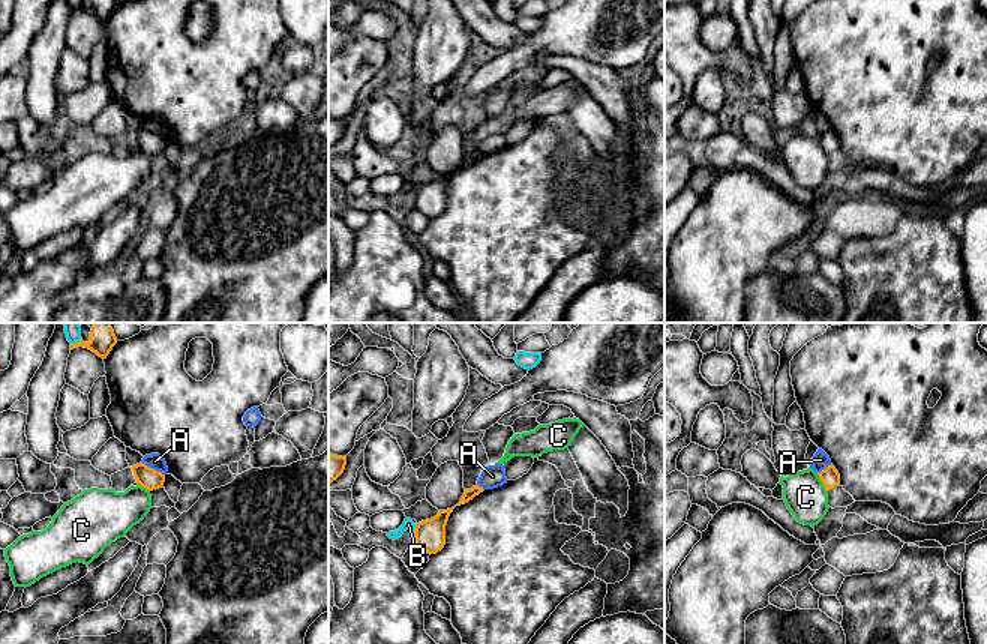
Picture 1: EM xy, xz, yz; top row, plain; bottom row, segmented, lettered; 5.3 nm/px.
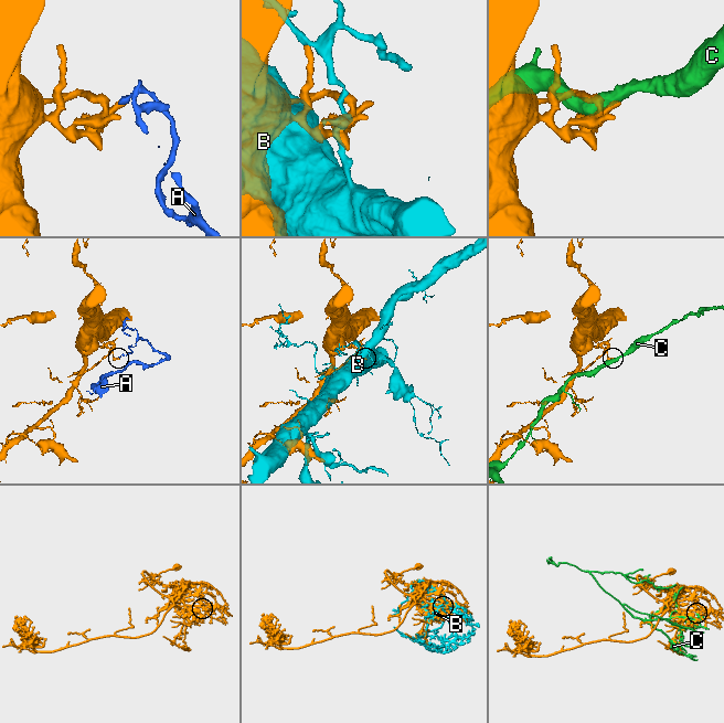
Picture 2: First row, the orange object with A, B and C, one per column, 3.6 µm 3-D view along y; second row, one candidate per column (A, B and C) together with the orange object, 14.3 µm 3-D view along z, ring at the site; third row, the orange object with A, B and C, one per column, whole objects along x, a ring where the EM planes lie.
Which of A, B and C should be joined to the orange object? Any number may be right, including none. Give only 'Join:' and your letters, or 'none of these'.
Join: none of these

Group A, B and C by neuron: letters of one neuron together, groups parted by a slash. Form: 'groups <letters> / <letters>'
groups A / B / C

